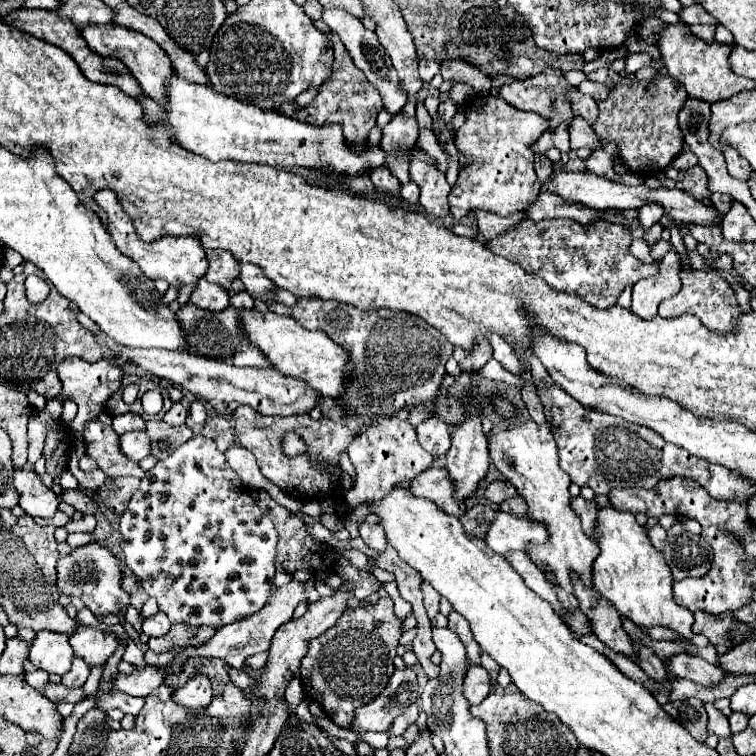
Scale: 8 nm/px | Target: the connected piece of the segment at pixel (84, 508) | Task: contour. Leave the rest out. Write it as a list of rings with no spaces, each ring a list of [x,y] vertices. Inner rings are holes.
[[[64,490],[62,500],[72,504],[82,514],[94,514],[94,500],[88,494],[84,494],[82,490]]]

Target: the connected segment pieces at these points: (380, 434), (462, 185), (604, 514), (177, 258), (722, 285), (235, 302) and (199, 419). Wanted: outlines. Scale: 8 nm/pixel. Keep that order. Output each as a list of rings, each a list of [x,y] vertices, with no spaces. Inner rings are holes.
[[[380,418],[376,426],[364,426],[354,442],[350,442],[348,454],[356,468],[356,486],[346,494],[346,502],[350,508],[356,508],[368,498],[382,498],[382,494],[390,492],[390,488],[416,478],[420,472],[434,464],[434,456],[430,456],[418,444],[414,426],[400,418]]]
[[[474,96],[466,104],[466,124],[456,132],[456,144],[470,164],[460,168],[458,182],[448,196],[450,212],[456,220],[474,210],[486,210],[500,216],[524,212],[540,194],[540,182],[534,172],[534,152],[530,146],[548,128],[548,122],[534,114],[510,106],[504,98]]]
[[[602,508],[596,522],[596,540],[600,556],[594,560],[594,588],[602,598],[610,600],[620,616],[630,618],[638,628],[662,626],[692,640],[696,646],[706,646],[709,640],[690,630],[694,616],[684,606],[678,606],[672,598],[672,574],[664,556],[650,544],[646,528],[638,526],[634,514],[618,512],[614,508]]]
[[[100,190],[94,196],[94,202],[106,212],[108,216],[108,224],[106,230],[112,236],[112,240],[116,242],[116,248],[126,254],[130,260],[134,260],[142,274],[146,274],[150,280],[158,280],[164,278],[168,280],[172,286],[184,286],[184,284],[196,284],[198,278],[202,278],[208,270],[208,260],[204,256],[204,248],[198,244],[198,238],[194,236],[180,236],[180,238],[172,238],[172,236],[164,236],[152,244],[142,242],[138,238],[138,234],[134,232],[132,220],[128,218],[128,214],[122,210],[122,206],[118,206],[118,196],[112,190]]]
[[[692,270],[692,272],[682,272],[682,290],[660,304],[658,314],[662,318],[674,318],[680,314],[694,314],[702,320],[702,324],[710,326],[710,330],[716,332],[730,332],[732,330],[732,320],[740,316],[740,306],[736,302],[736,296],[732,292],[732,288],[728,286],[728,282],[720,276],[716,276],[714,272],[700,272],[700,270]]]
[[[240,292],[240,294],[232,296],[232,298],[230,298],[230,304],[232,304],[234,308],[240,308],[240,310],[250,310],[250,308],[254,308],[254,300],[252,300],[246,292]]]
[[[194,401],[189,407],[189,415],[192,421],[198,425],[204,425],[207,420],[207,411],[203,403]]]

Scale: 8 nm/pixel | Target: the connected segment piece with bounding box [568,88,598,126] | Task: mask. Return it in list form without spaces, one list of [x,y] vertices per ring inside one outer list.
[[[576,88],[568,94],[568,98],[570,98],[572,108],[576,110],[576,114],[582,116],[586,122],[590,122],[590,126],[598,120],[598,106],[596,106],[596,102],[592,98],[580,94]]]

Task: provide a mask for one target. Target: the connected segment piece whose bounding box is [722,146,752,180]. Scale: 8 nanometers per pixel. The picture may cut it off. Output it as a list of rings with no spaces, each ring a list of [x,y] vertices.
[[[726,146],[722,152],[724,152],[726,164],[728,164],[730,176],[734,176],[734,178],[738,178],[738,180],[748,180],[748,178],[752,176],[752,166],[750,166],[744,158],[740,158],[734,148]]]

